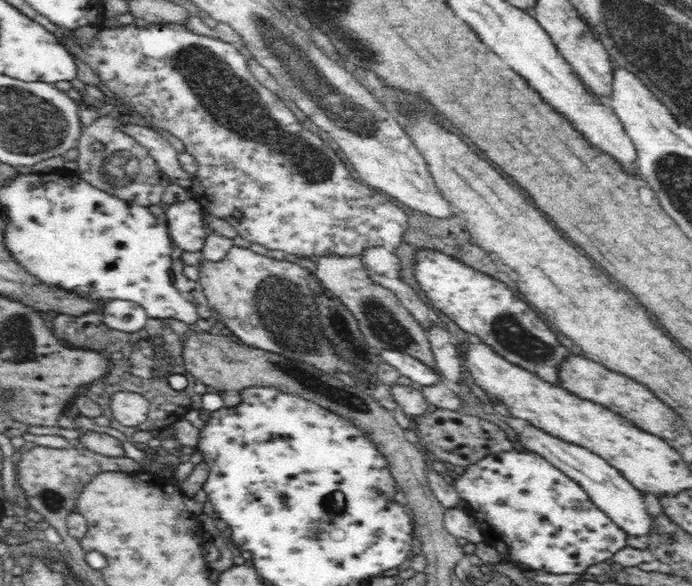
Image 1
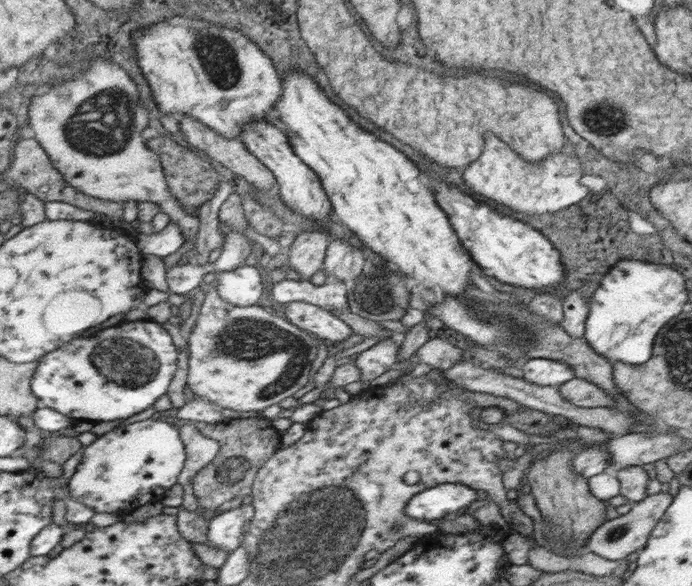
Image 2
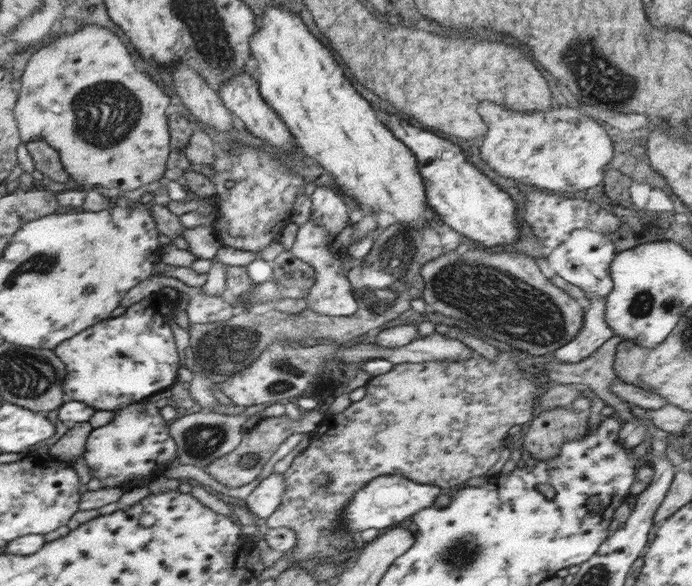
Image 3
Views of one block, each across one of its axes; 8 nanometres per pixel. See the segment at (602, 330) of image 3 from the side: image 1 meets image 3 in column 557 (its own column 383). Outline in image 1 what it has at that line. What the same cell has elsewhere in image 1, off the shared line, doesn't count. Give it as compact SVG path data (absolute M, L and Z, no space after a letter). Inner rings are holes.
M380 350L380 356L386 364L394 366L402 376L410 378L416 386L434 386L436 382L442 382L444 378L436 374L432 368L416 360L414 356L400 352L400 350Z

